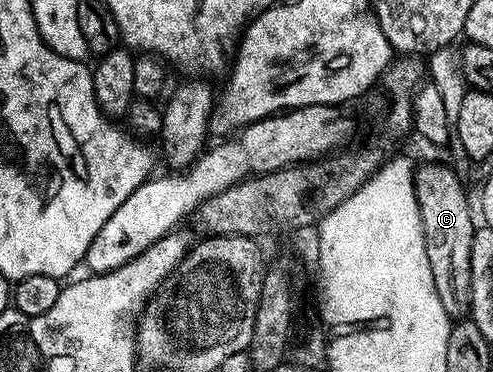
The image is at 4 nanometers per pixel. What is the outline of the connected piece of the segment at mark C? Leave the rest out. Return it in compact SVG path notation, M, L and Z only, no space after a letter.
M424 163L415 168L416 200L422 217L422 233L426 245L426 257L430 257L430 273L434 273L434 289L438 289L438 301L453 321L469 318L472 309L470 297L470 249L476 236L477 224L472 224L472 207L464 192L464 183L444 163Z

